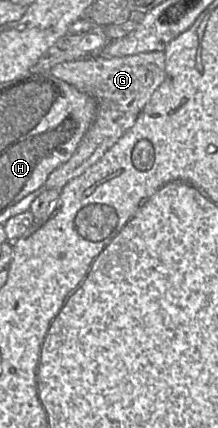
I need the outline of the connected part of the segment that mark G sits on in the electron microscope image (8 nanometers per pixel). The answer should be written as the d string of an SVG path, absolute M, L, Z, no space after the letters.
M164 51L139 53L126 57L95 57L88 60L63 62L50 71L54 77L76 87L96 102L96 116L71 158L48 177L45 190L62 188L72 179L83 174L129 130L165 78Z

